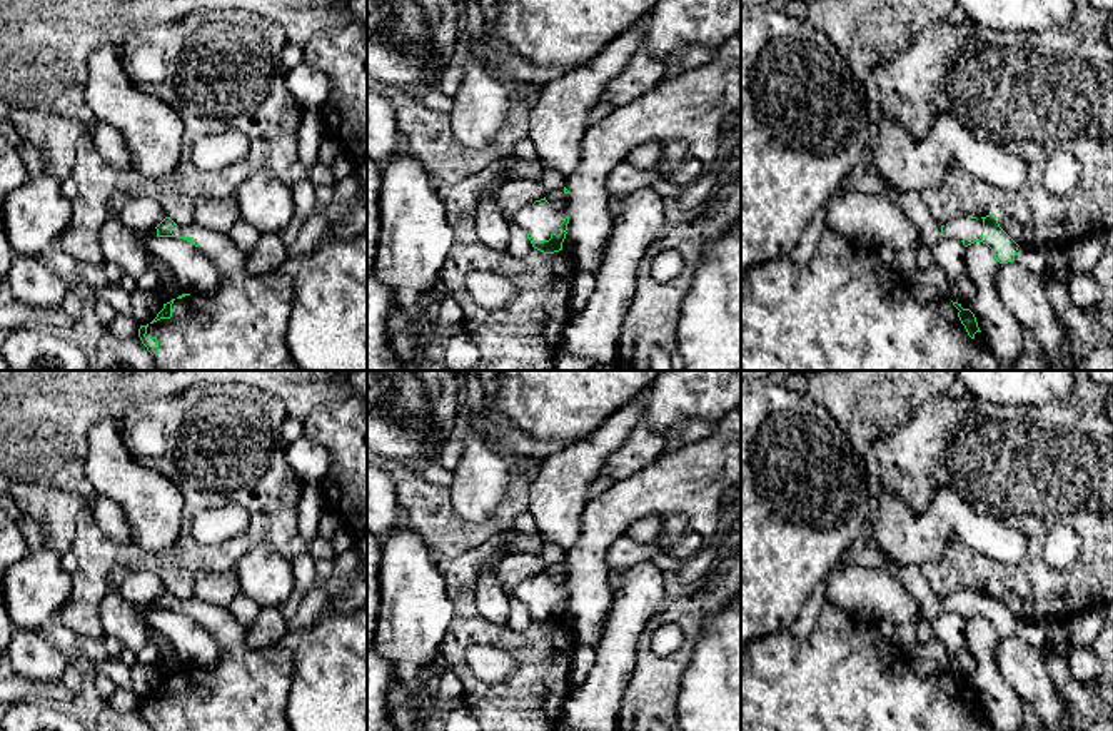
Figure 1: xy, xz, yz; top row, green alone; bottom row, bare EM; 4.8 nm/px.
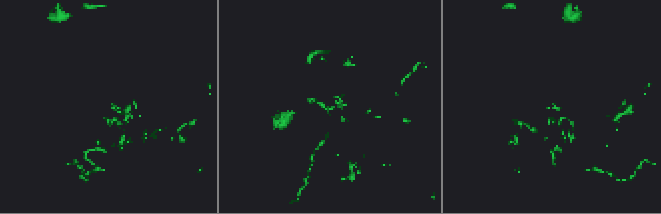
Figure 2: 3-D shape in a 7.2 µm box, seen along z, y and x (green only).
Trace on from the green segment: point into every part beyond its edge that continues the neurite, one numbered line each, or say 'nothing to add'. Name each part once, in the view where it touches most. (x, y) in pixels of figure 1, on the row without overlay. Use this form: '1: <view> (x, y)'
1: xy (247, 690)

